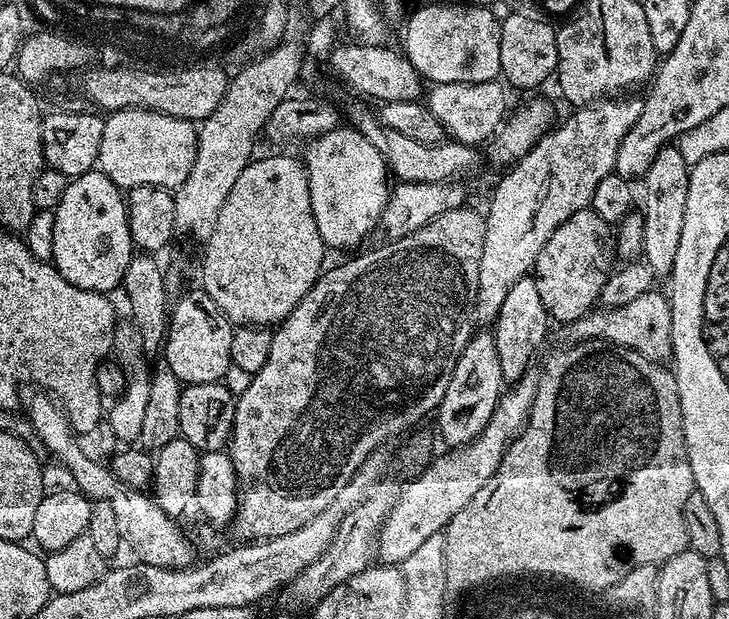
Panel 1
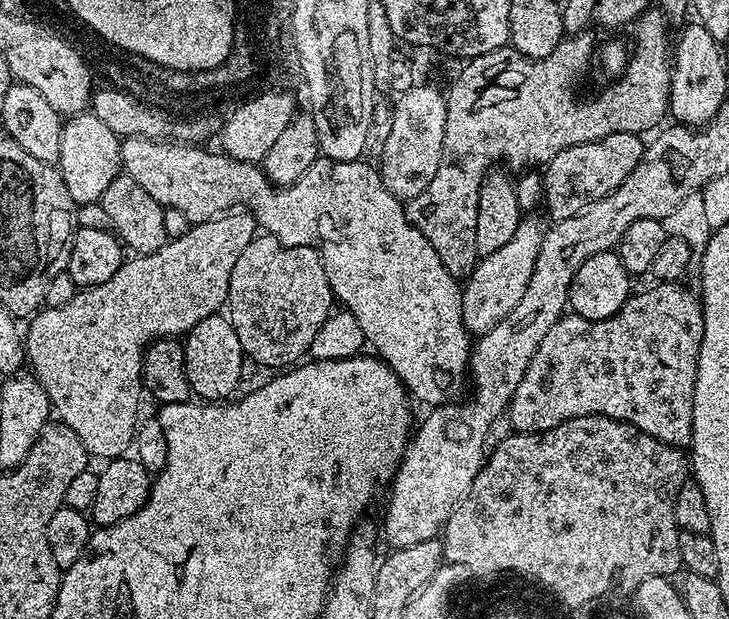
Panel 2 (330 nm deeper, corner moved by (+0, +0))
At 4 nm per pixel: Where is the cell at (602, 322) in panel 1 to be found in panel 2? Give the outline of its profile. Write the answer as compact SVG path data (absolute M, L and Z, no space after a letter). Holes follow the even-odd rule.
M656 282L653 288L645 292L629 295L628 300L610 318L601 320L587 320L575 314L561 316L546 338L538 342L538 350L534 350L534 358L530 358L530 366L526 366L526 374L522 374L522 382L518 382L518 390L514 390L512 400L506 409L506 420L513 424L516 432L545 432L570 418L579 416L609 416L615 420L624 420L633 424L638 430L666 442L670 446L684 450L691 445L692 427L694 426L694 382L698 374L698 350L702 346L702 330L704 329L704 309L700 303L700 297L680 282Z

